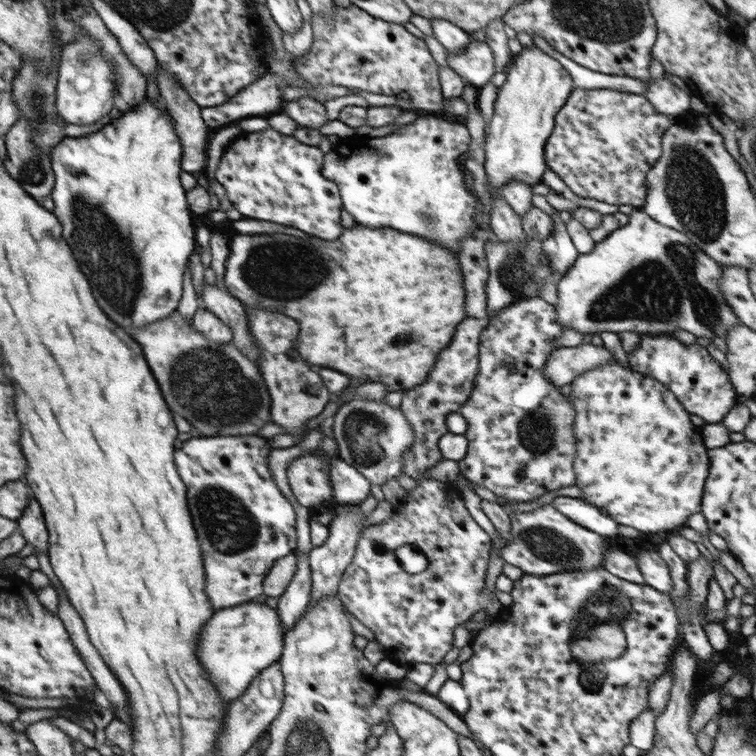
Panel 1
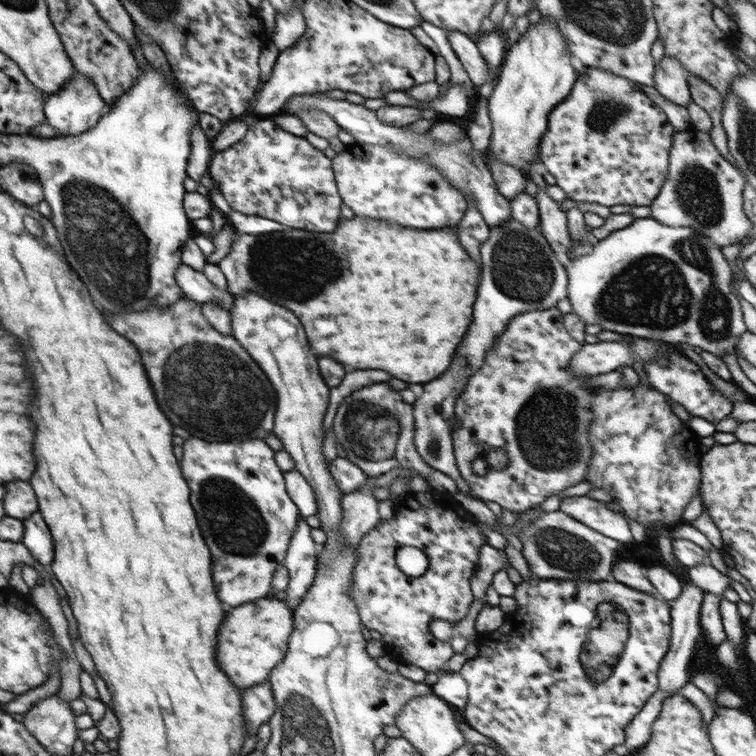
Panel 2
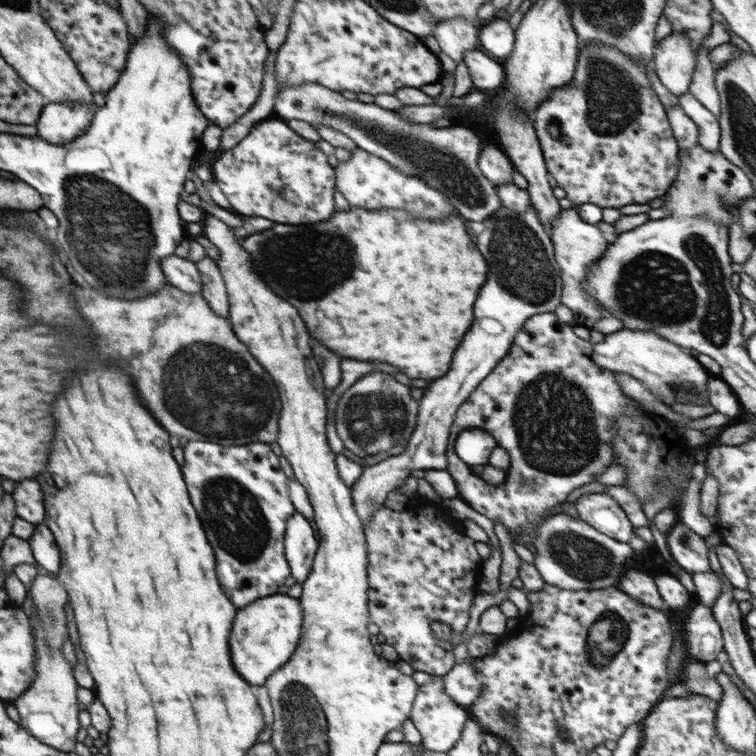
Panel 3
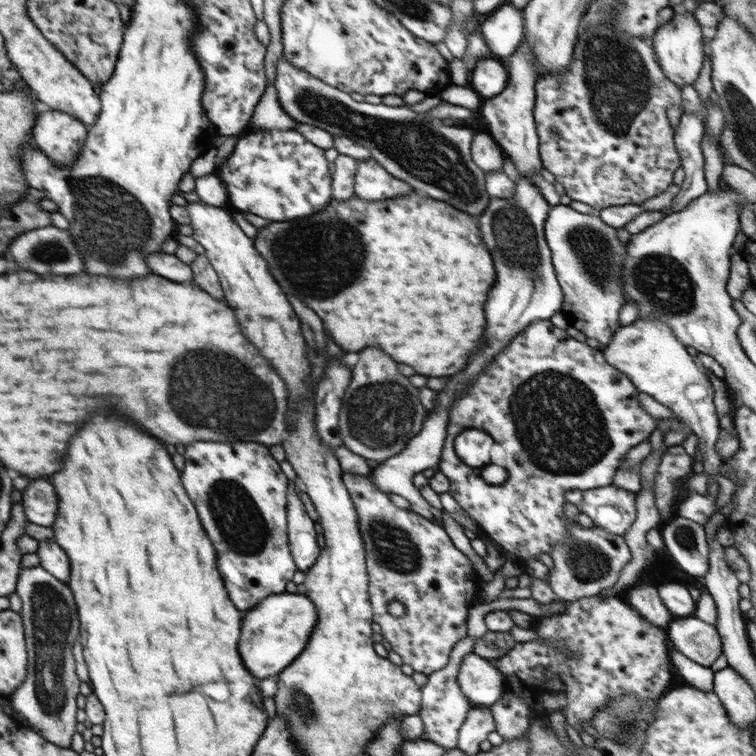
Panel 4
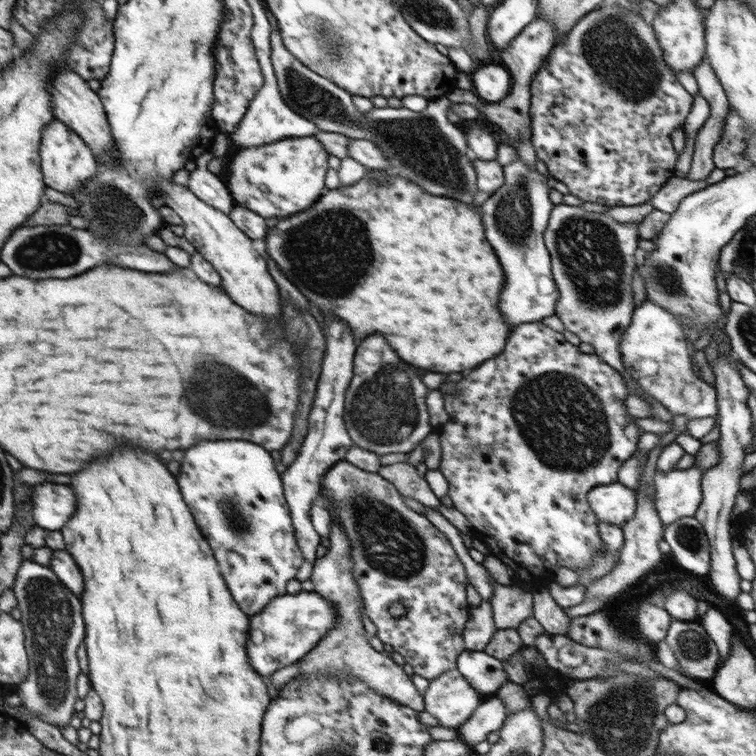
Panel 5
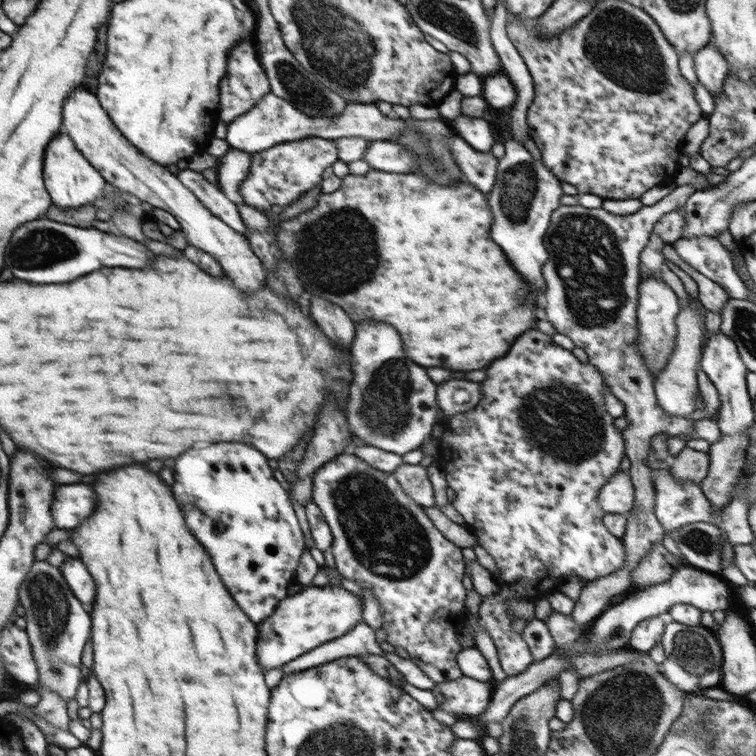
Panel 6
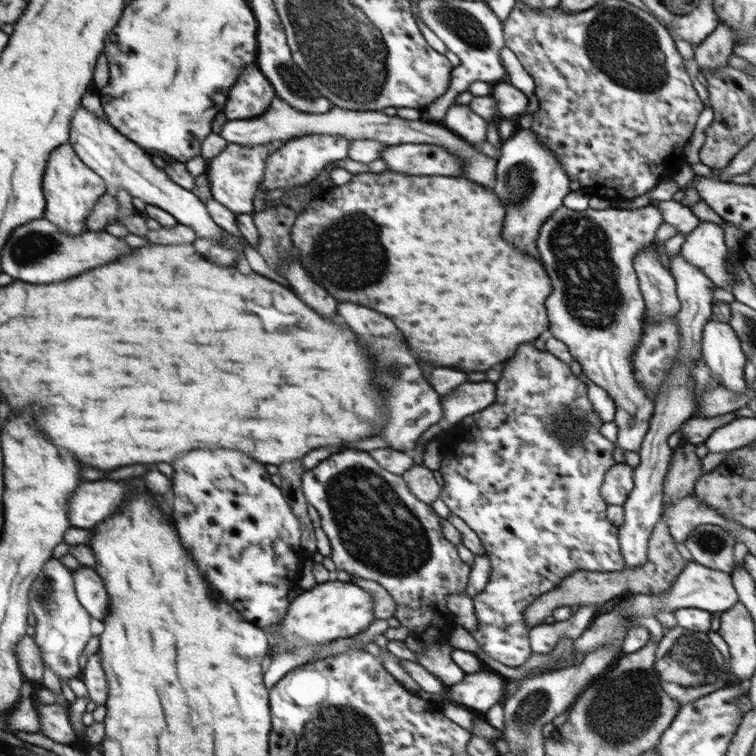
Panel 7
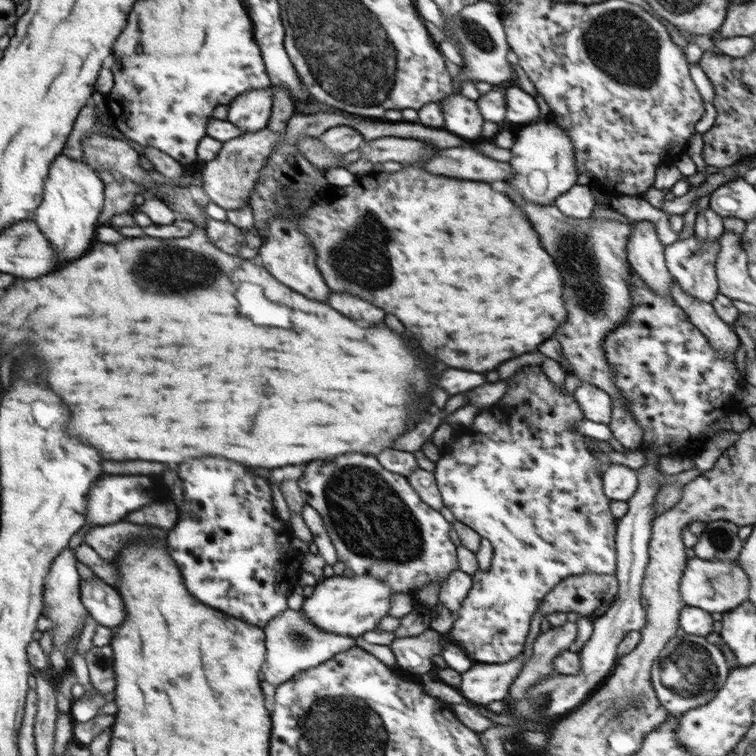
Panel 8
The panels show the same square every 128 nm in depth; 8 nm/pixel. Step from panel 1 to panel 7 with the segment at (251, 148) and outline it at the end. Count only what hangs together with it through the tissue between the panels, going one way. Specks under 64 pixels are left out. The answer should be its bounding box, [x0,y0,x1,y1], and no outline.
[256,134,351,198]

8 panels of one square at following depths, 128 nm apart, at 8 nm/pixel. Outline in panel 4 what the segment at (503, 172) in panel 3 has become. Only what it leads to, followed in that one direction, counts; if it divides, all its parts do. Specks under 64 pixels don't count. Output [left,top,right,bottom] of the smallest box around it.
[471,133,505,173]

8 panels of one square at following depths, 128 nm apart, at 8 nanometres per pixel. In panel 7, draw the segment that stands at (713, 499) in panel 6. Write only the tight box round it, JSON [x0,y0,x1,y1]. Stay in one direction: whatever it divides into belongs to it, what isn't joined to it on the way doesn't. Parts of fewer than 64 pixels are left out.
[701,319,747,394]

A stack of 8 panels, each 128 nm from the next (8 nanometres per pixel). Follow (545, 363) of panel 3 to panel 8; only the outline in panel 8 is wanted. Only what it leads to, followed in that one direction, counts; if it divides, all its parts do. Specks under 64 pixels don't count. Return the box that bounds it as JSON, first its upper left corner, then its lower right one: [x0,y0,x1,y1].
[433,365,617,664]

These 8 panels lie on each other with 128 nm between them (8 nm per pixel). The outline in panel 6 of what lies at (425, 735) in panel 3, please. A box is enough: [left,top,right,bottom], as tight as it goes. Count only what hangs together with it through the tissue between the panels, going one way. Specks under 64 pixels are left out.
[431,675,494,719]

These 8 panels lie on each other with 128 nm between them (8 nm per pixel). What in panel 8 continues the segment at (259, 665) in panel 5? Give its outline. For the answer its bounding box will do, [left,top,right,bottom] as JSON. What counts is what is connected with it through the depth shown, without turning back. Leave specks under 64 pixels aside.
[303,574,394,637]

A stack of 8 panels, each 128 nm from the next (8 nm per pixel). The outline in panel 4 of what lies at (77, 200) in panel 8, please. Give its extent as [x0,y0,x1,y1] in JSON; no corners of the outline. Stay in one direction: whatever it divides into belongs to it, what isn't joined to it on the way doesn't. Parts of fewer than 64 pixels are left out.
[32,108,87,165]

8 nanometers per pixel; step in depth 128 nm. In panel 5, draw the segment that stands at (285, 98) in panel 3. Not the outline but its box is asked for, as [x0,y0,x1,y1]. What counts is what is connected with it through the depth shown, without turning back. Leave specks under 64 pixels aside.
[271,30,479,204]

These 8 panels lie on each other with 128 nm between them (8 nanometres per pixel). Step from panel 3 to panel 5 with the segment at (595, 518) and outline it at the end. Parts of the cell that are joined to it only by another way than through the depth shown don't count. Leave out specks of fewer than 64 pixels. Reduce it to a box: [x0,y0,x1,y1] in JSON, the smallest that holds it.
[587,482,637,526]

